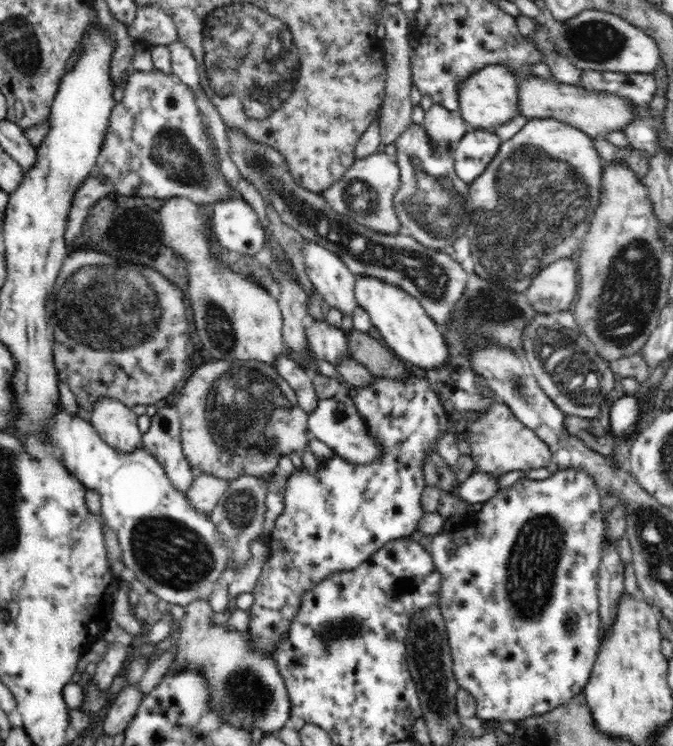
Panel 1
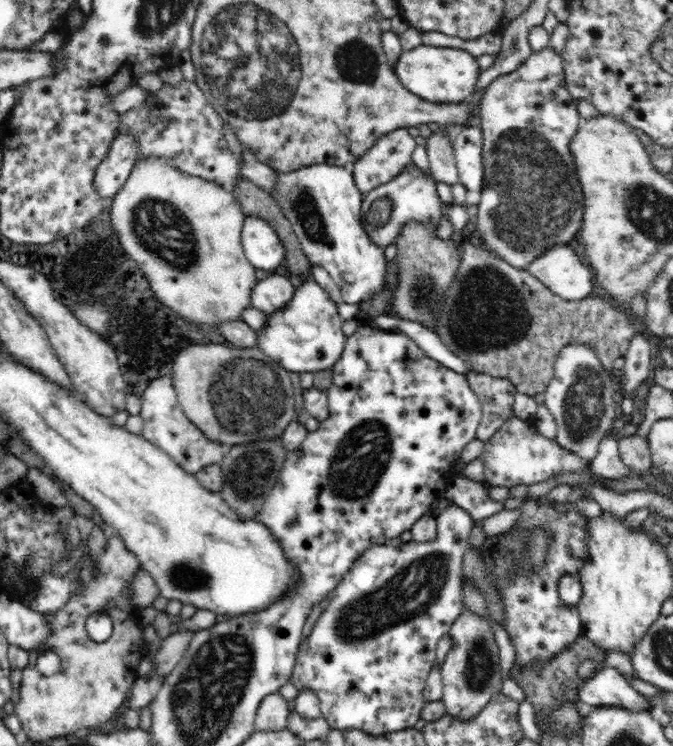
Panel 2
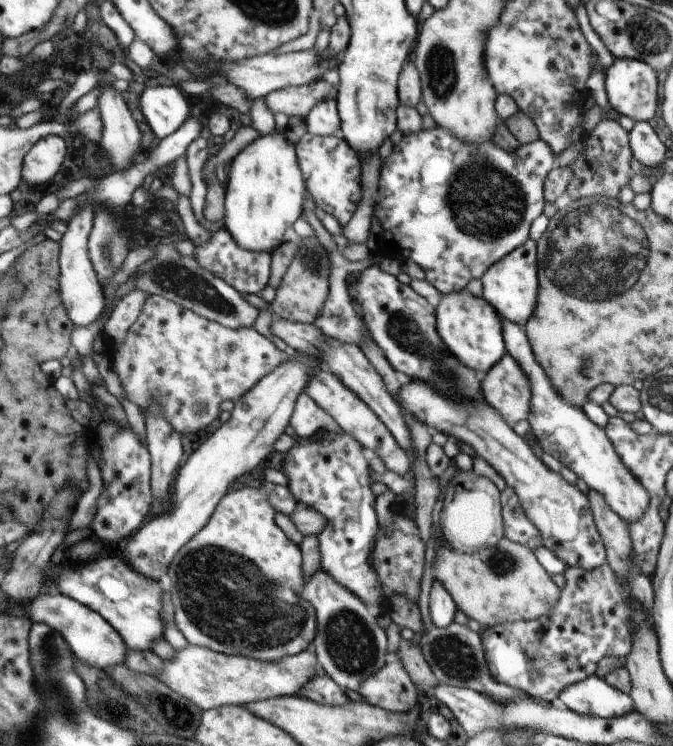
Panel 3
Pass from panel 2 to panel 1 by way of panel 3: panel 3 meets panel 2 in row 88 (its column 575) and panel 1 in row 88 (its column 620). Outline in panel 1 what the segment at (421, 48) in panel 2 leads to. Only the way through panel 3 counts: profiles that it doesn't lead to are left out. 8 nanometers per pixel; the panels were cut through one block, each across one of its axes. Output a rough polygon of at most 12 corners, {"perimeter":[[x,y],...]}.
{"perimeter":[[502,65],[460,82],[459,110],[474,129],[516,118],[518,82]]}

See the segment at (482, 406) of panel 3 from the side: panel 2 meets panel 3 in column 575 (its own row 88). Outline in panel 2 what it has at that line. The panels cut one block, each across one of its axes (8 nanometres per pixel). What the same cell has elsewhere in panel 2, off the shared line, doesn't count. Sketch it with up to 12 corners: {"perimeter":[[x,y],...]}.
{"perimeter":[[548,44],[479,101],[477,229],[520,269],[574,244],[582,118]]}

